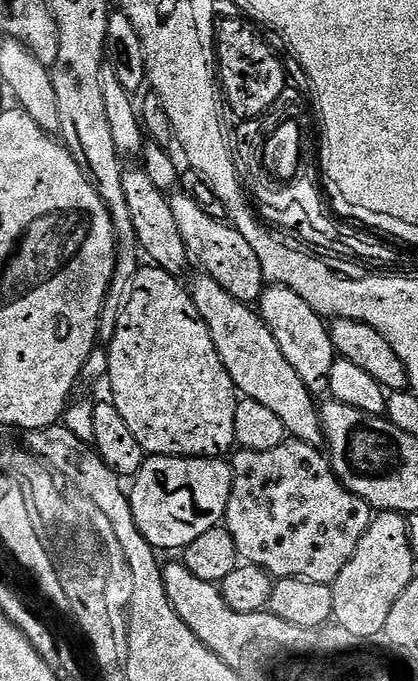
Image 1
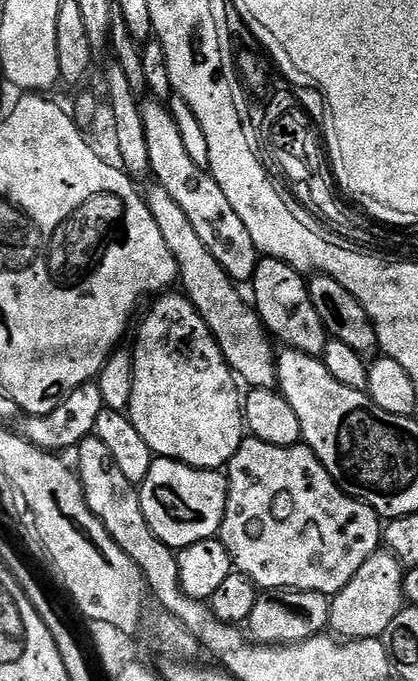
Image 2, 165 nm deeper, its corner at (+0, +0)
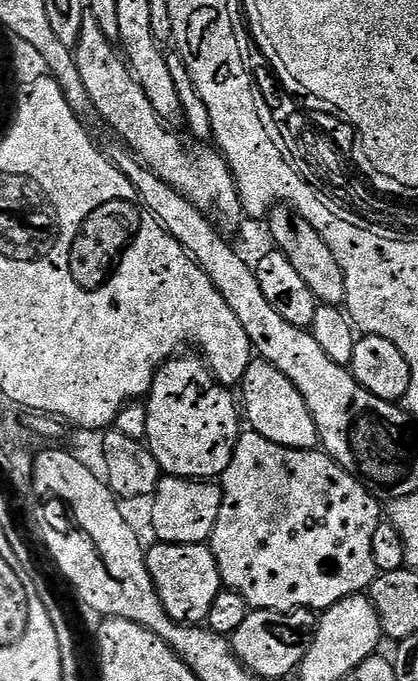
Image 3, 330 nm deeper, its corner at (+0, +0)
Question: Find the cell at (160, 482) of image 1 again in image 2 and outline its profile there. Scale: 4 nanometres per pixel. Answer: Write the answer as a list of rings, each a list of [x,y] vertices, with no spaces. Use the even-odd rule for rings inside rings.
[[[153,459],[150,474],[146,474],[144,481],[139,484],[142,514],[146,514],[146,522],[150,530],[166,546],[179,550],[190,546],[194,542],[211,540],[217,535],[222,526],[222,518],[226,514],[228,501],[228,478],[223,471],[210,468],[192,468],[177,460]]]

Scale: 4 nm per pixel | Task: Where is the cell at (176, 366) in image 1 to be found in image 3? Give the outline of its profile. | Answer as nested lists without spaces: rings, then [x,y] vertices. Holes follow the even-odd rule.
[[[177,355],[156,371],[146,403],[146,443],[164,476],[211,481],[223,476],[242,431],[242,412],[199,355]]]

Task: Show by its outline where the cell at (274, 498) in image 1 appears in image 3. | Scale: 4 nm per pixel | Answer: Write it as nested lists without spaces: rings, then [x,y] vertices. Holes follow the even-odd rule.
[[[244,430],[241,431],[240,440],[230,458],[230,466],[226,466],[218,483],[224,493],[222,494],[222,506],[218,510],[218,522],[210,537],[210,547],[218,562],[223,587],[229,592],[242,594],[242,598],[246,598],[249,609],[274,610],[275,612],[295,612],[298,608],[323,610],[334,606],[342,598],[371,589],[372,582],[378,573],[374,566],[374,554],[370,550],[370,542],[374,539],[374,530],[382,522],[382,504],[370,494],[370,490],[364,483],[350,475],[342,466],[334,463],[327,452],[278,446],[278,442],[270,442],[270,438],[262,438],[262,434]]]

